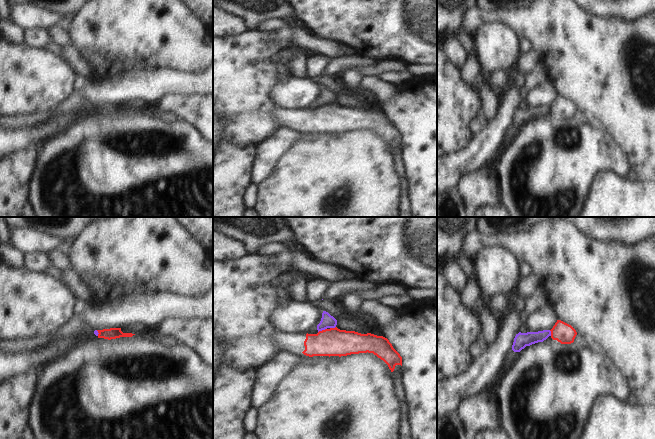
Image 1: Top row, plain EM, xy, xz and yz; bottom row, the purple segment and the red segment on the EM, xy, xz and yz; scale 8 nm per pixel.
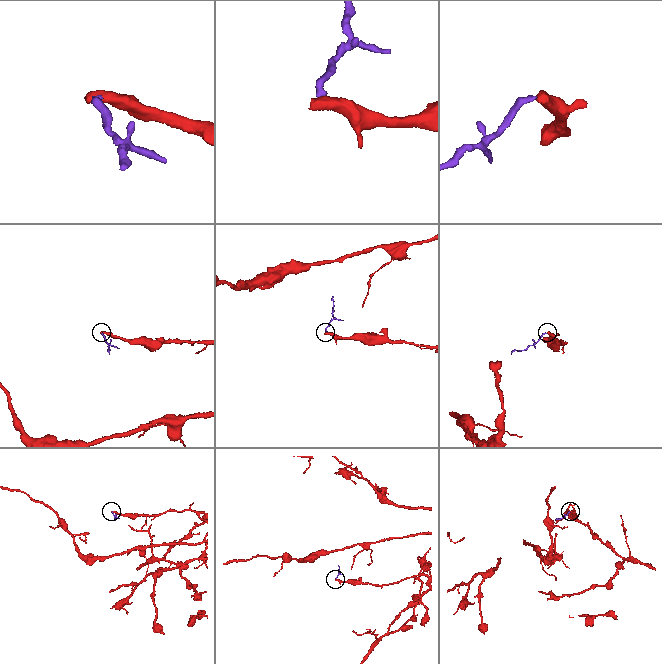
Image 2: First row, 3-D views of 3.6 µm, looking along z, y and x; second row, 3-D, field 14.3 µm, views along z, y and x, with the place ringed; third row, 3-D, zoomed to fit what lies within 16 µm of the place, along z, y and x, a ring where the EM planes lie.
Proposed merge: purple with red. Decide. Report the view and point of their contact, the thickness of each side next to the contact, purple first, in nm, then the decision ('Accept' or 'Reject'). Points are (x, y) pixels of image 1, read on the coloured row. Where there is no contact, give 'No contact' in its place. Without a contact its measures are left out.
Touches purple at xz (322, 329). Thickness 110 nm (purple) against 220 nm. Reject

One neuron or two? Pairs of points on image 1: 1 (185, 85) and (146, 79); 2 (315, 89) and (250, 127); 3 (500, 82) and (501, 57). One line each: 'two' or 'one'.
1: one
2: two
3: two

